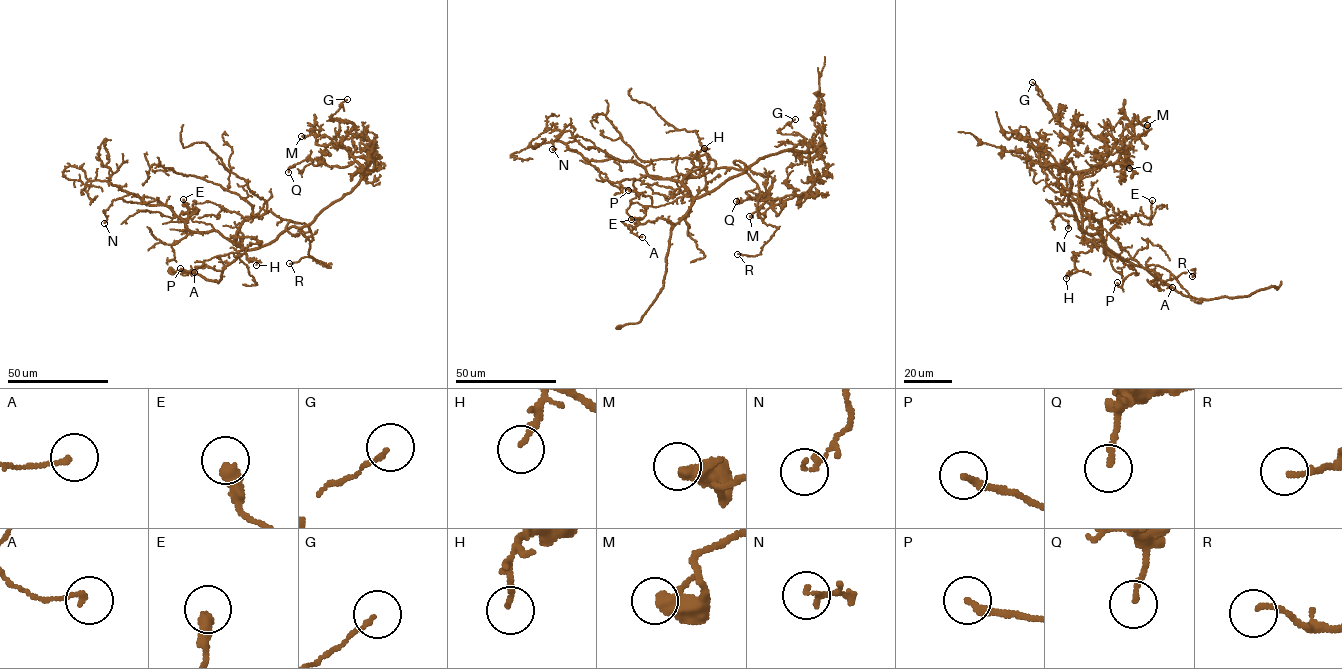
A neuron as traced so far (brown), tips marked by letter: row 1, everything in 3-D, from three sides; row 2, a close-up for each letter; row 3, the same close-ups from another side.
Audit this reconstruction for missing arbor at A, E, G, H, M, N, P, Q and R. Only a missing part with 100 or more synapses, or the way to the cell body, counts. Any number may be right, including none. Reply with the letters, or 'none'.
none

